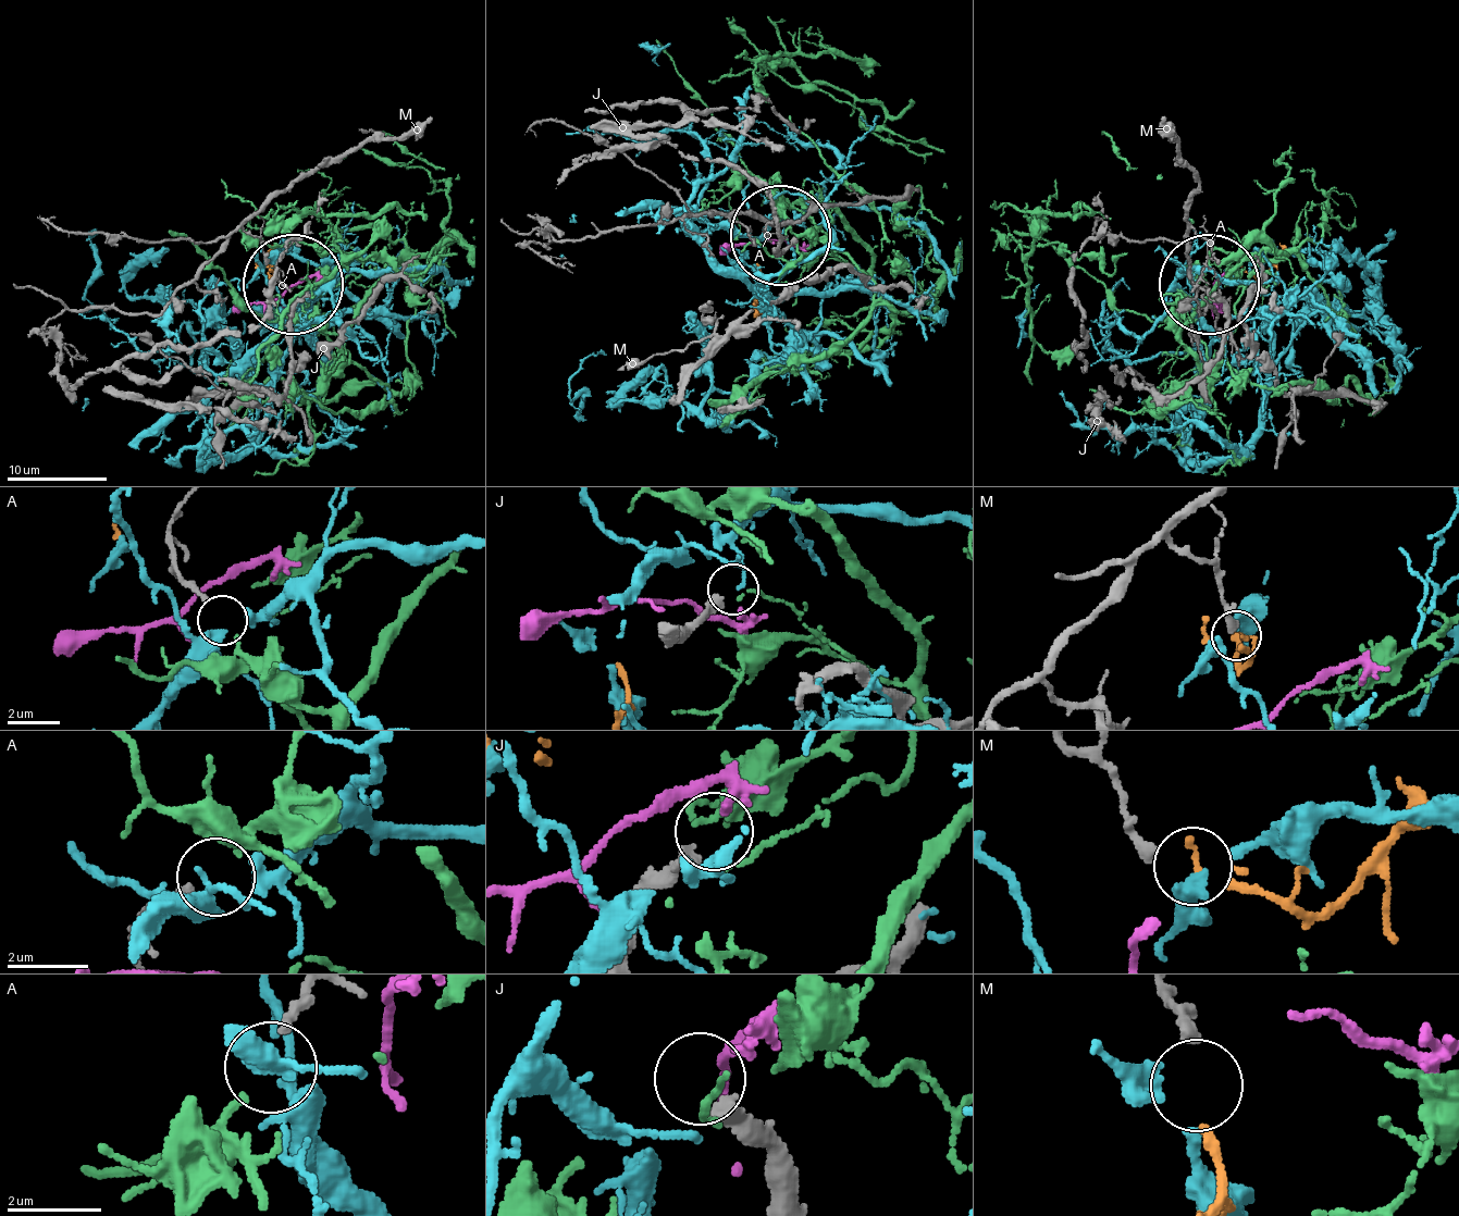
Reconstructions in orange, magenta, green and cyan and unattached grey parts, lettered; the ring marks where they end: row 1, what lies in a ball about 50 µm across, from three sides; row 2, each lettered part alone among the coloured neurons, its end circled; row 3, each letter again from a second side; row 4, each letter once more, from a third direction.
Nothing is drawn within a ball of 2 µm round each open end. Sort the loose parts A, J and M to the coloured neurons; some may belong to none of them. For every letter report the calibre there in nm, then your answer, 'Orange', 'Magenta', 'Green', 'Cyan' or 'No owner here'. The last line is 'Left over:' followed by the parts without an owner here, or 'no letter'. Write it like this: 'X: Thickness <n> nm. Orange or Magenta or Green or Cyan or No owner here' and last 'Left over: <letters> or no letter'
A: Thickness 200 nm. Green
J: Thickness 360 nm. No owner here
M: Thickness 320 nm. Orange
Left over: J

